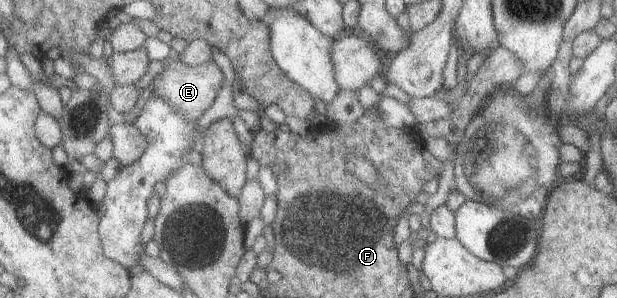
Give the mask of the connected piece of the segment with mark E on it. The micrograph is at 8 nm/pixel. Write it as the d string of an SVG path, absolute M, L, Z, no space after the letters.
M168 58L162 61L162 71L156 74L155 78L150 82L152 85L152 93L162 100L166 100L176 114L180 114L186 120L196 121L197 118L212 104L216 98L220 84L224 77L220 68L209 58L206 62L198 64L198 66L186 66L179 60L170 61Z

